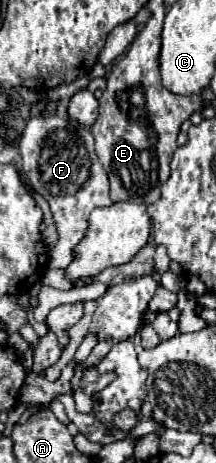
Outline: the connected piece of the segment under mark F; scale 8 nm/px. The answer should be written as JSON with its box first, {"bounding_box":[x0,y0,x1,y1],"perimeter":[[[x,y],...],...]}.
{"bounding_box":[19,114,113,270],"perimeter":[[[55,114],[31,118],[19,138],[19,152],[21,170],[29,178],[35,192],[49,202],[57,224],[59,242],[49,252],[49,268],[65,270],[71,262],[73,246],[85,236],[91,210],[113,204],[109,198],[107,174],[93,148],[93,134],[87,132],[87,128],[83,128],[79,122],[69,122],[67,118],[59,118]]]}

